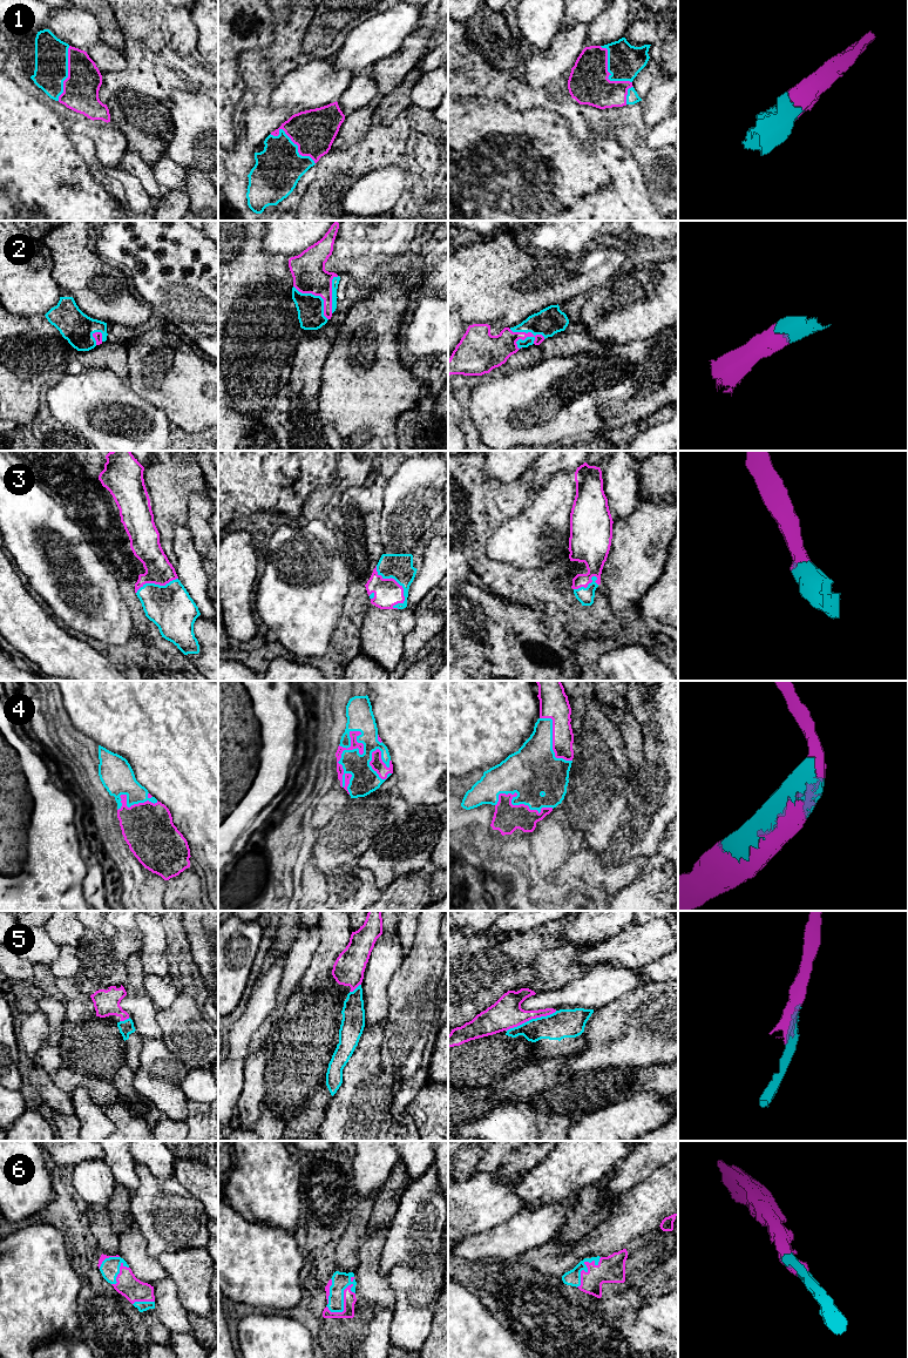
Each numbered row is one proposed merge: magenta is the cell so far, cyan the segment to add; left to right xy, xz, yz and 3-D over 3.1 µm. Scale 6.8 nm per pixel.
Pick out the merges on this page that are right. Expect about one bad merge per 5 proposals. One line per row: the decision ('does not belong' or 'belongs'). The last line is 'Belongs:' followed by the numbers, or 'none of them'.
1: belongs
2: belongs
3: belongs
4: belongs
5: does not belong
6: belongs
Belongs: 1, 2, 3, 4, 6

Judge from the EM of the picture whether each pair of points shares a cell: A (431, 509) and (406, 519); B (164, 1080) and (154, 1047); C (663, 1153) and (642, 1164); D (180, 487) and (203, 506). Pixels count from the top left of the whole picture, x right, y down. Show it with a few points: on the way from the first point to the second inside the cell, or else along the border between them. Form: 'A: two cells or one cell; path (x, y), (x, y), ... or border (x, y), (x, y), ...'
A: one cell; path (425, 509), (415, 509), (412, 513)
B: one cell; path (160, 1072), (154, 1055)
C: one cell; path (658, 1153), (654, 1153), (646, 1160)
D: two cells; border (205, 491), (190, 494), (189, 518), (185, 522)

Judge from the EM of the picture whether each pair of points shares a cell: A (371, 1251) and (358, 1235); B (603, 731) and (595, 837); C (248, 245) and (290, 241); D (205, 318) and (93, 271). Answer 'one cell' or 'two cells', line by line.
A: two cells
B: one cell
C: two cells
D: two cells

